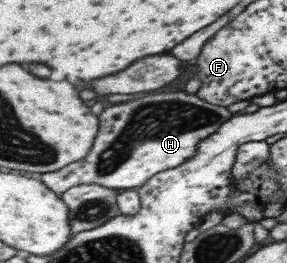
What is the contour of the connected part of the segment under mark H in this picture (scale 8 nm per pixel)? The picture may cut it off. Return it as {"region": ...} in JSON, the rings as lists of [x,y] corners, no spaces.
{"region":[[[185,91],[152,94],[118,104],[100,114],[100,133],[83,161],[38,175],[38,178],[59,195],[78,185],[137,190],[158,173],[178,168],[194,158],[200,142],[216,133],[231,114],[226,107],[210,104]]]}

